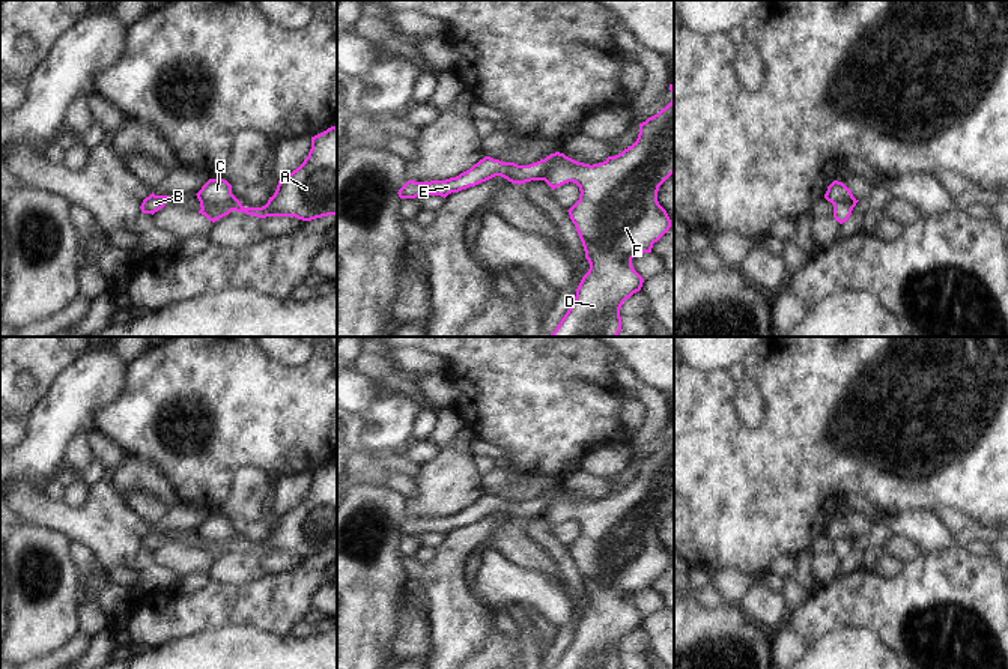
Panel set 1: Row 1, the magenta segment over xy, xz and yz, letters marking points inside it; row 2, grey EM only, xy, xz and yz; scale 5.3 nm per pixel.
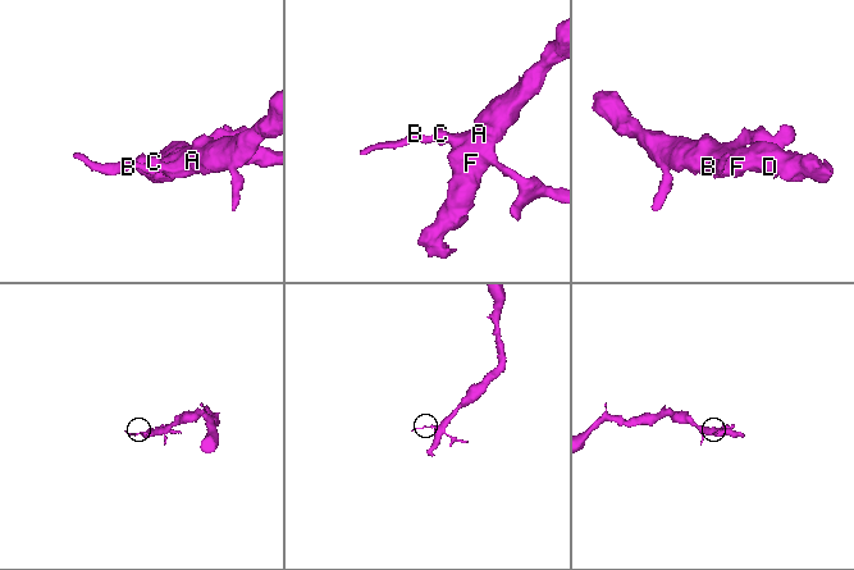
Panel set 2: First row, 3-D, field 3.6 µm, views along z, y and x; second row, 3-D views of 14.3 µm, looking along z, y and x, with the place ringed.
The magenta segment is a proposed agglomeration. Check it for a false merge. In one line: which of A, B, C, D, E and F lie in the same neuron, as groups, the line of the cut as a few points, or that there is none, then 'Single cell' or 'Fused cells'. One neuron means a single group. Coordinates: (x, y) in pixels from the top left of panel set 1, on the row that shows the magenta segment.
Groups: A C D F / B E. Split along xy (200, 200), (209, 205), (224, 205), (230, 211). Fused cells

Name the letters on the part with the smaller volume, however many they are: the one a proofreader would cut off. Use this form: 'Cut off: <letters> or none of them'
Cut off: B, E

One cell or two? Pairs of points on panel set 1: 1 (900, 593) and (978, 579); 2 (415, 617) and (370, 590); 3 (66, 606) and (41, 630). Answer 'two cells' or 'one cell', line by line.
1: one cell
2: two cells
3: one cell

